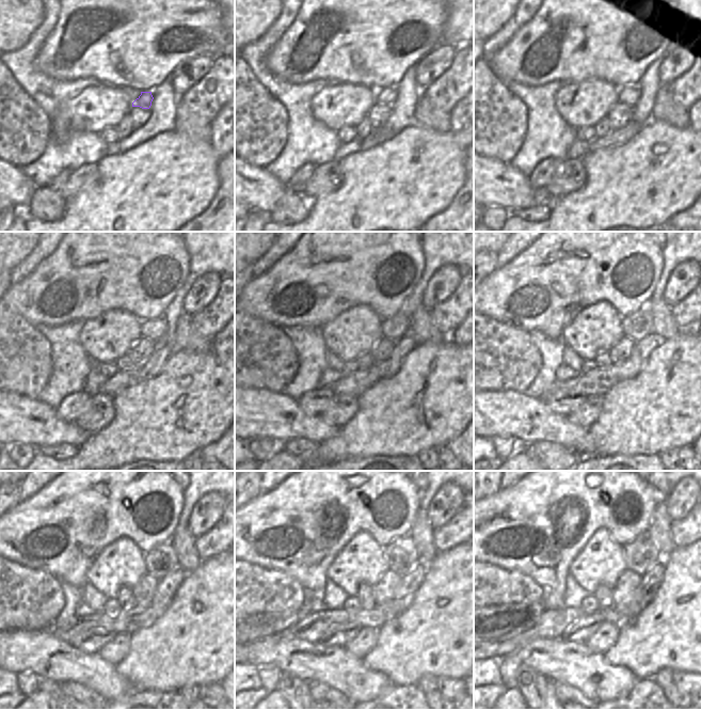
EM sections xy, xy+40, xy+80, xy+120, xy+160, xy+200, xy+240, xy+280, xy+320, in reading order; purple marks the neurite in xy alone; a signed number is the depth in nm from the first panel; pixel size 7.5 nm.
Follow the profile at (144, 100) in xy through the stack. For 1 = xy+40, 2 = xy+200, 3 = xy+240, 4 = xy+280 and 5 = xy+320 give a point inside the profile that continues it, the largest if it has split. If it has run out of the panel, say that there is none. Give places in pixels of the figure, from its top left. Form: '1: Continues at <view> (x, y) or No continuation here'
1: Continues at xy+40 (386, 95)
2: Continues at xy+200 (636, 326)
3: Continues at xy+240 (161, 561)
4: Continues at xy+280 (401, 554)
5: Continues at xy+320 (640, 554)

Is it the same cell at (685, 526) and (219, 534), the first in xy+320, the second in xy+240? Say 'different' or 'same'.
same

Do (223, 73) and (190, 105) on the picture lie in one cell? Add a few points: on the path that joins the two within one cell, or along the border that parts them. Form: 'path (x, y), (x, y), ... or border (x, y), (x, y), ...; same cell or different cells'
path (214, 81), (198, 98); same cell

